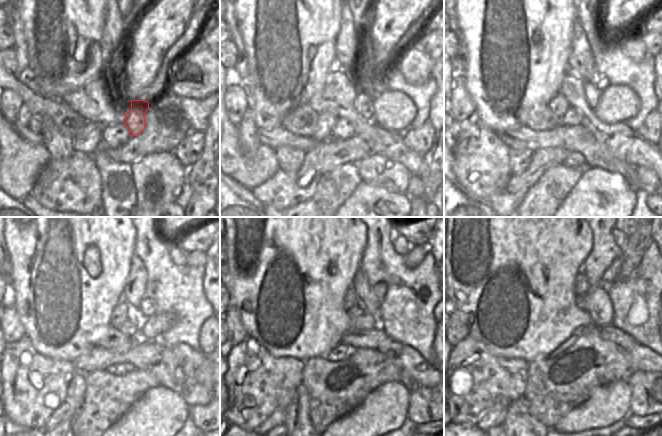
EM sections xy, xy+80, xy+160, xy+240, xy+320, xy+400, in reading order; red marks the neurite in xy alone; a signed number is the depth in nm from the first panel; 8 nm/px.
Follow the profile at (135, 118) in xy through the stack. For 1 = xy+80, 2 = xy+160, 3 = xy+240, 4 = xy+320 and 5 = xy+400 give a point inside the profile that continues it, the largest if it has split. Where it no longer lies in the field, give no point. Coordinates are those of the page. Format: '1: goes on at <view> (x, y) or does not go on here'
1: goes on at xy+80 (363, 103)
2: goes on at xy+160 (592, 93)
3: goes on at xy+240 (147, 307)
4: goes on at xy+320 (379, 289)
5: goes on at xy+400 (638, 241)

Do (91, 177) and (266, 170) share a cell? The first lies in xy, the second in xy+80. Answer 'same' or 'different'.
different

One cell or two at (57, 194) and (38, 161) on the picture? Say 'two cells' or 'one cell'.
two cells

